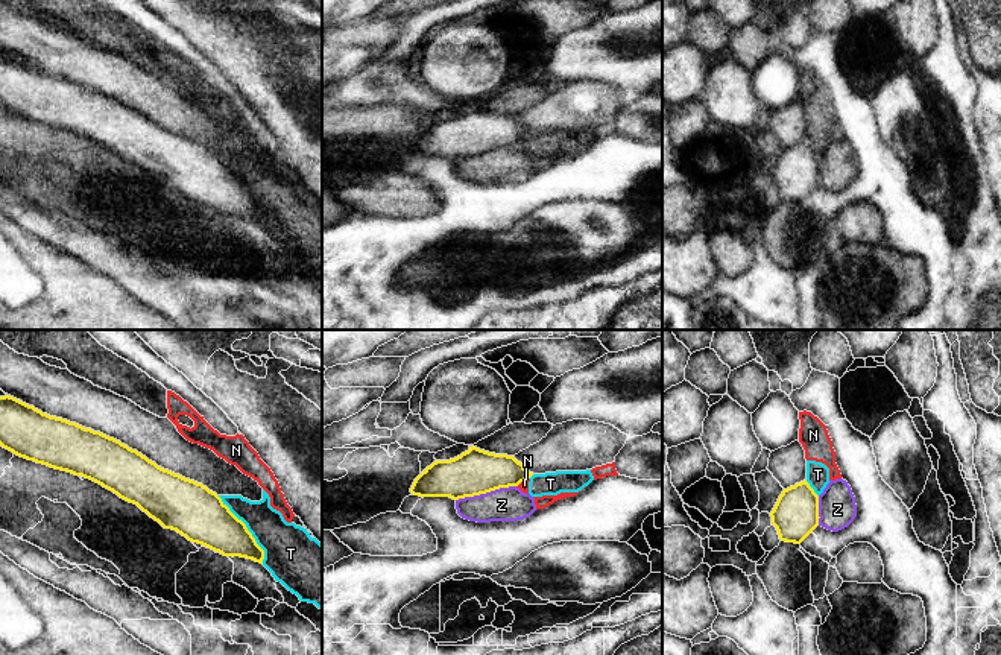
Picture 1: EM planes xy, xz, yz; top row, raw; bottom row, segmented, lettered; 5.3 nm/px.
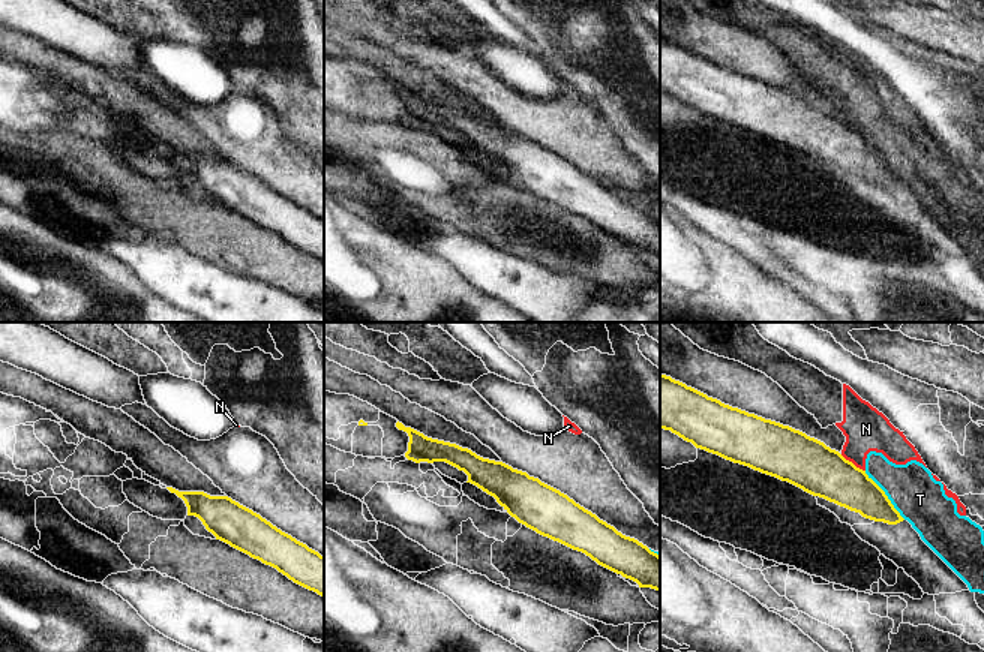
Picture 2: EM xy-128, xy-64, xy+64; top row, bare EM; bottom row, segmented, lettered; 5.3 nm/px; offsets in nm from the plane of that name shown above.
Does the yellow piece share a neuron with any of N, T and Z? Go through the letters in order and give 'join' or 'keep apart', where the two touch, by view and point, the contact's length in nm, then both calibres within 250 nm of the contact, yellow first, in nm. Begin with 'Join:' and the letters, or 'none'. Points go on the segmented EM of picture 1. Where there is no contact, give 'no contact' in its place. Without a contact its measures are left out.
Join: none
N: keep apart; contact xz (523, 480); length 90 nm; calibres 240 and 50 nm
T: keep apart; contact xy (246, 529); length 440 nm; calibres 280 and 260 nm
Z: keep apart; contact xz (485, 493); length 340 nm; calibres 240 and 180 nm

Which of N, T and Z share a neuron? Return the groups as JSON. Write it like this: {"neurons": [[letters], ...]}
{"neurons": [["N", "T"], ["Z"]]}

